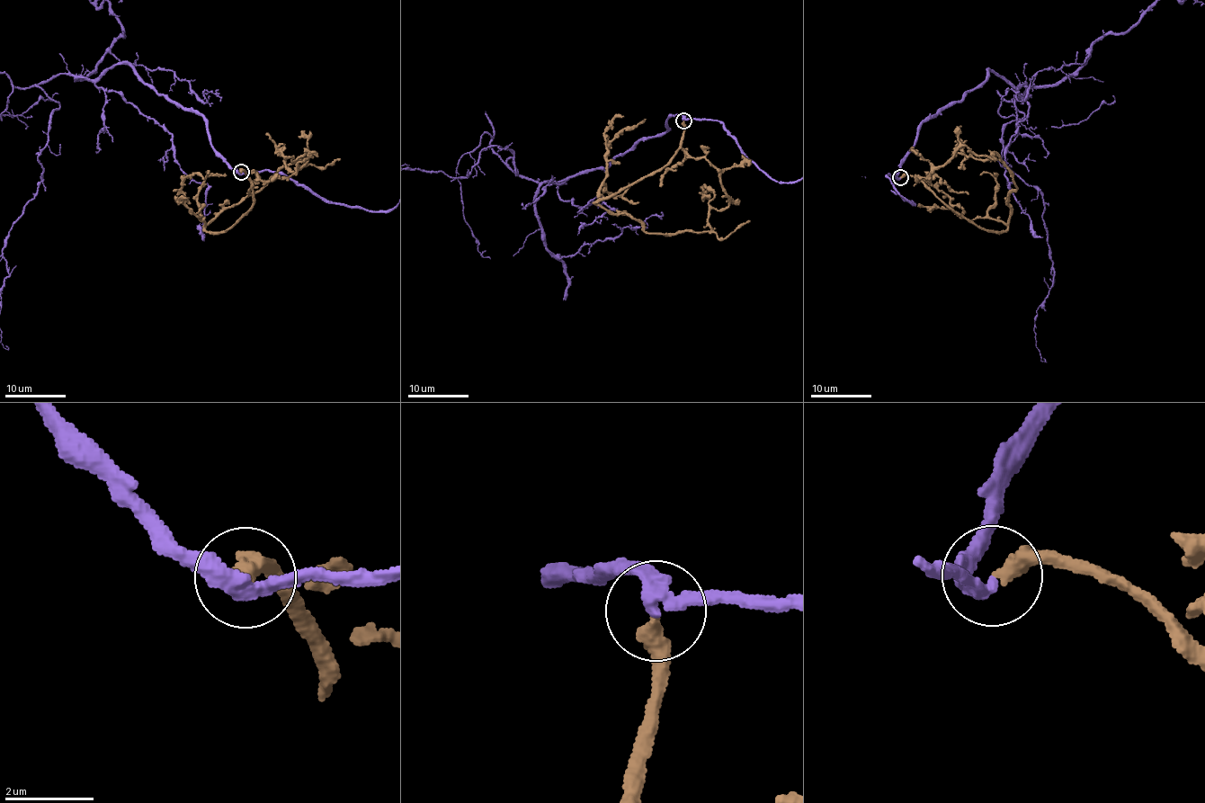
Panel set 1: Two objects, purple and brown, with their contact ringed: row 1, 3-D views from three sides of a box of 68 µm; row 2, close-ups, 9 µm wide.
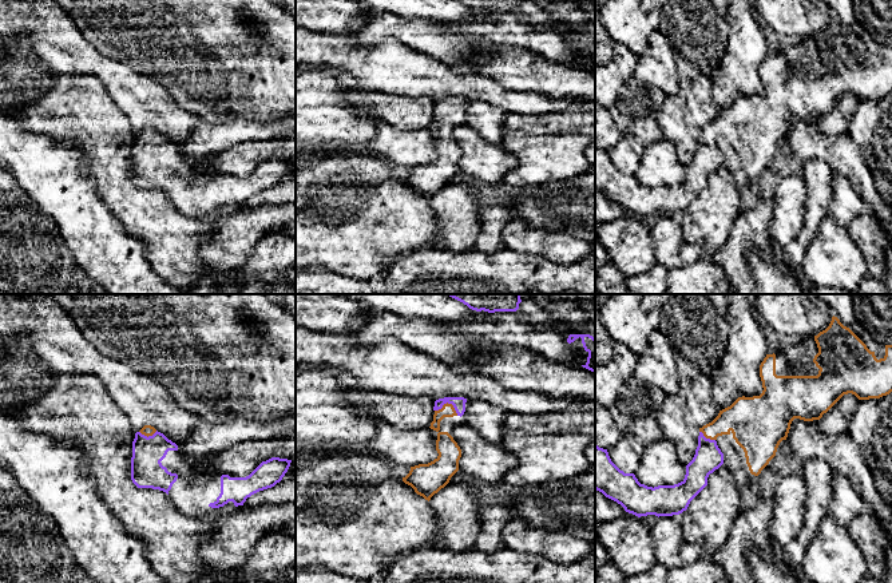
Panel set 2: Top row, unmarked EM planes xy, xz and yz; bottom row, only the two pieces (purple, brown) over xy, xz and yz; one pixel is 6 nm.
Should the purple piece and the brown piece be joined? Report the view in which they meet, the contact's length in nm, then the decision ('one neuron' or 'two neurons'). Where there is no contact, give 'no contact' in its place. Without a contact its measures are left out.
contact in xz; length 150 nm; one neuron

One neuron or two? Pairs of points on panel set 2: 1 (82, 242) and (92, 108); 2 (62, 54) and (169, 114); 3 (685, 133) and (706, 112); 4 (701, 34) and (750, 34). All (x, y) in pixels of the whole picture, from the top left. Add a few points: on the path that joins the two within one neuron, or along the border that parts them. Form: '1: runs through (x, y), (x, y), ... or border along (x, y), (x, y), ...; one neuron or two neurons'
1: border along (90, 165), (90, 173), (98, 195); two neurons
2: runs through (88, 60), (106, 68), (127, 90), (142, 99); one neuron
3: border along (681, 95), (685, 100), (685, 119), (698, 129); two neurons
4: border along (728, 14), (726, 47), (717, 63); two neurons

